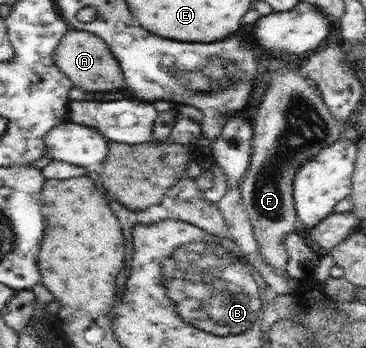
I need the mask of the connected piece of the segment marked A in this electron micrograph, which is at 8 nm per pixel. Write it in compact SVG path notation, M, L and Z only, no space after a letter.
M71 28L63 36L54 52L54 63L67 78L70 78L82 91L117 91L125 84L119 61L107 43L96 34Z

